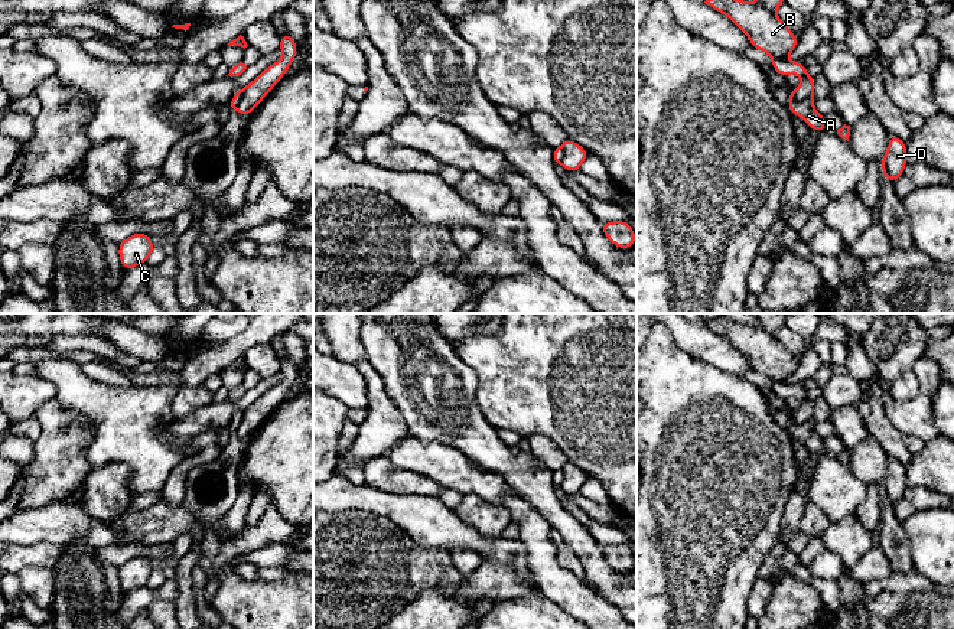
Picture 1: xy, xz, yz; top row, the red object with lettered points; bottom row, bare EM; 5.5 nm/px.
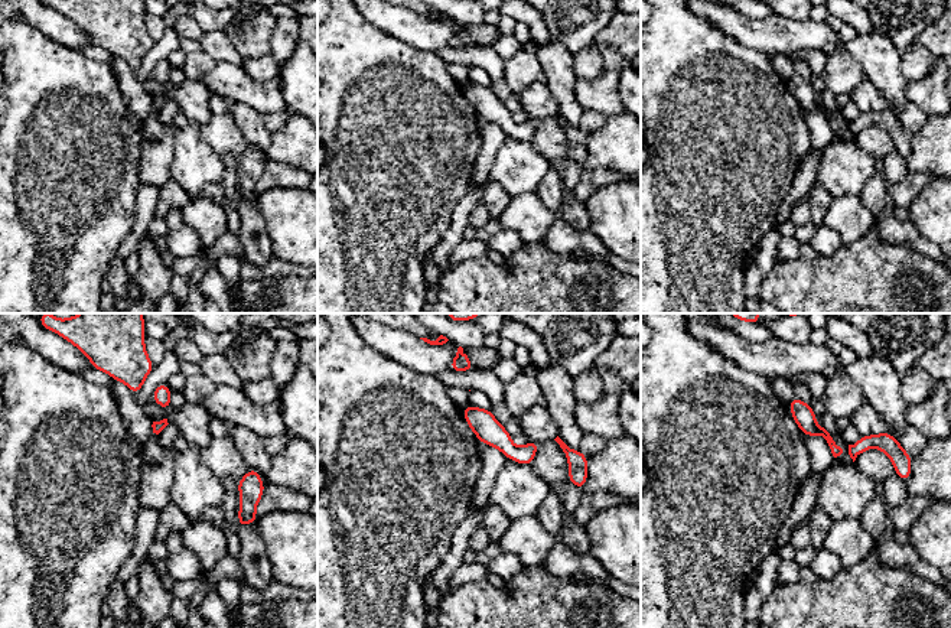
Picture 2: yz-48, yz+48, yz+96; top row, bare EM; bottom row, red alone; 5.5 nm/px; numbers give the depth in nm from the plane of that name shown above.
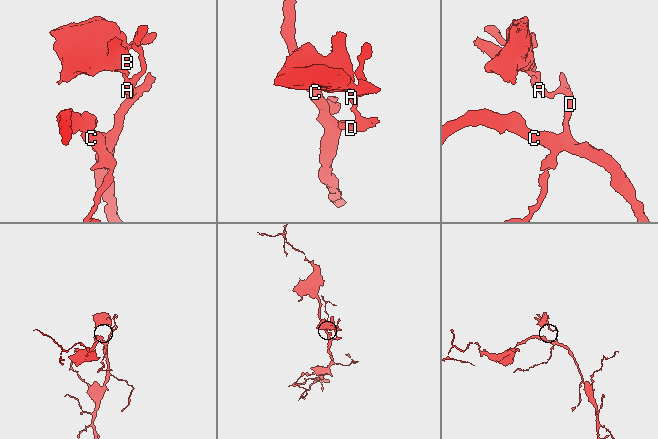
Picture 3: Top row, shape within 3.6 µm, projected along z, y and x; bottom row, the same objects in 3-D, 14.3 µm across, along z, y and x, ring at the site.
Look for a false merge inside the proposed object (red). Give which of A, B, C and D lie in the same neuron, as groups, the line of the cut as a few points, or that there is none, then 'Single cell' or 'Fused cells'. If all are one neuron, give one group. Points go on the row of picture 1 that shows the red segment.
Groups: A C D / B. Split along yz (795, 90), (798, 100), (813, 94). Fused cells

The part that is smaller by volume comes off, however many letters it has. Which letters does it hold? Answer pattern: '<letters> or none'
B

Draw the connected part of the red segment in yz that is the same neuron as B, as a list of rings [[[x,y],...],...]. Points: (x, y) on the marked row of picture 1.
[[[706,0],[704,3],[712,9],[726,14],[735,26],[743,30],[748,35],[752,48],[766,52],[772,58],[771,65],[776,74],[782,76],[795,74],[802,78],[797,89],[798,101],[814,95],[814,78],[807,72],[807,68],[801,62],[789,62],[787,59],[787,55],[795,49],[798,38],[775,14],[775,9],[785,3],[785,0],[759,0],[756,4],[740,0]]]

